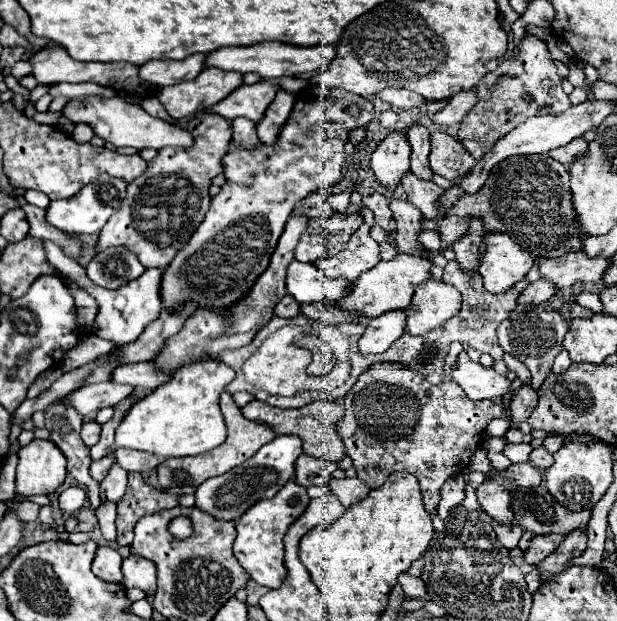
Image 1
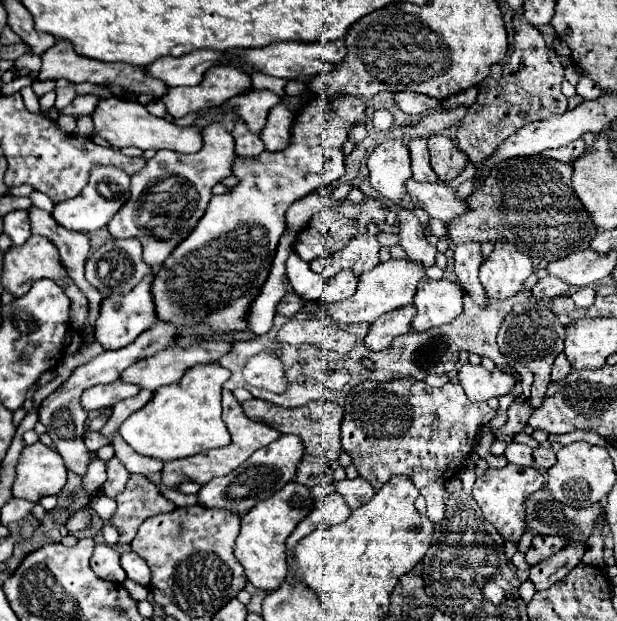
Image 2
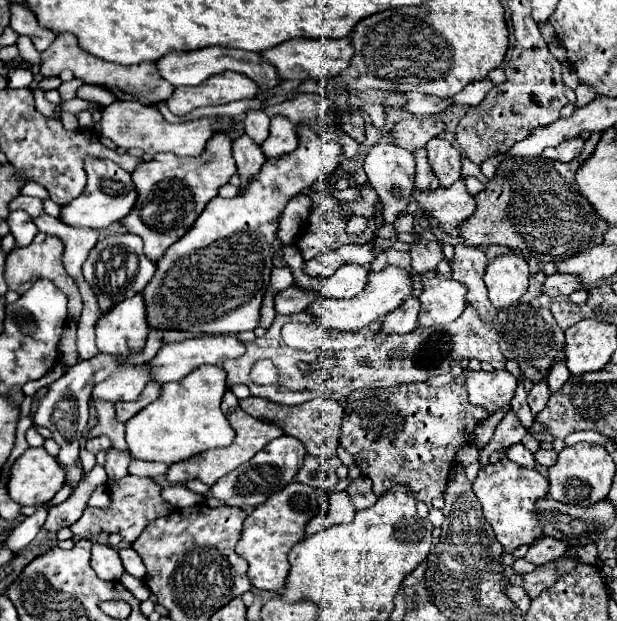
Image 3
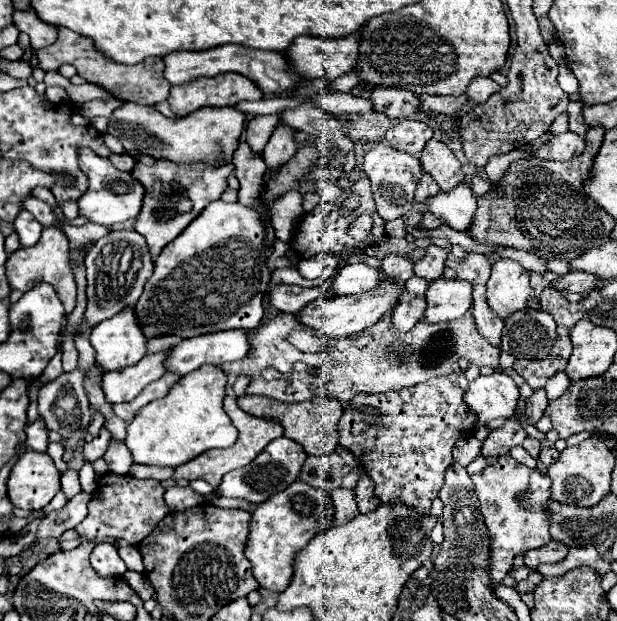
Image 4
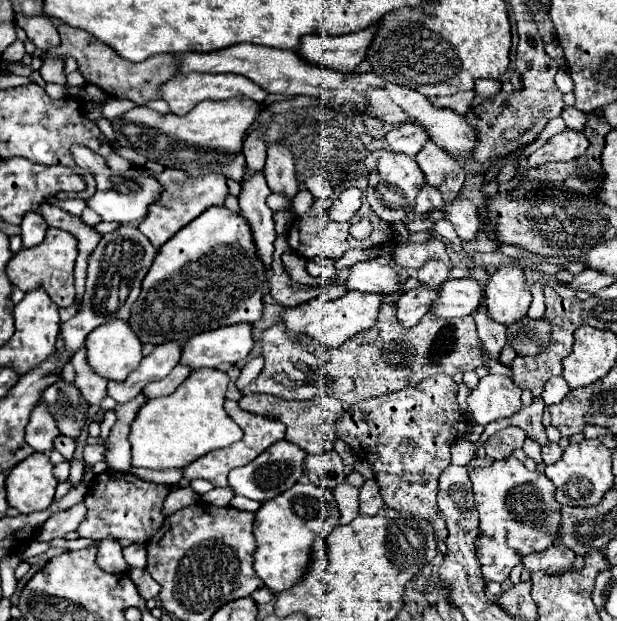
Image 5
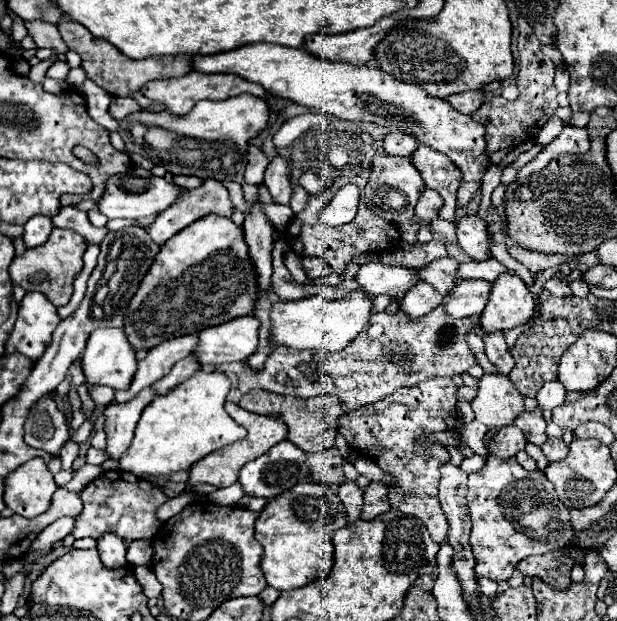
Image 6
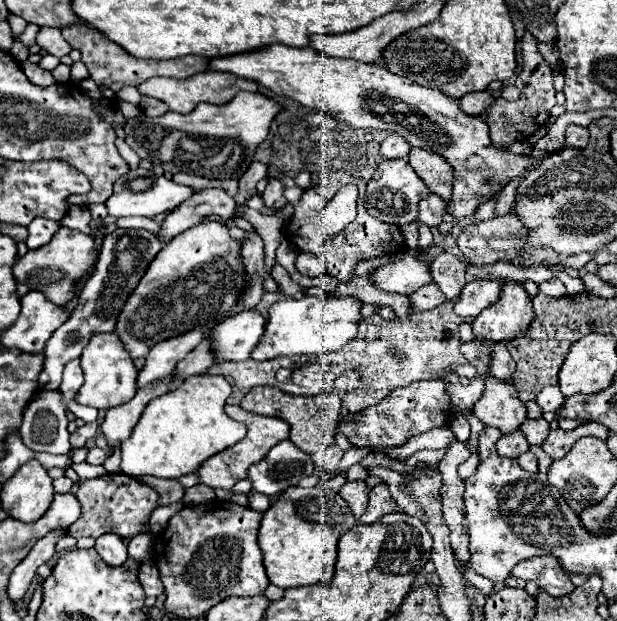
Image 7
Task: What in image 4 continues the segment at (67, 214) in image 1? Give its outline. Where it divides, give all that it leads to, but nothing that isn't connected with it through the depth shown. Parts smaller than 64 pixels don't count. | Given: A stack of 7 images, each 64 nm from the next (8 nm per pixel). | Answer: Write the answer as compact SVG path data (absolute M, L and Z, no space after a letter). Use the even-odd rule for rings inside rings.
M88 148L80 150L80 168L84 170L90 182L88 182L88 192L78 198L78 216L102 226L112 226L136 218L142 206L144 188L140 186L138 180L130 176L130 172L120 172L108 158L100 158Z

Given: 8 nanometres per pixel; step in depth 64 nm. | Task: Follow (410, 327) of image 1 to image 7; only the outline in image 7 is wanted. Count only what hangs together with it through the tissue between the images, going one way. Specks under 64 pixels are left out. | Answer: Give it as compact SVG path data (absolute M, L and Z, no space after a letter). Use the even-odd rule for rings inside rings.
M472 280L464 284L460 296L452 302L456 316L464 320L474 320L486 306L498 300L500 282L496 280Z

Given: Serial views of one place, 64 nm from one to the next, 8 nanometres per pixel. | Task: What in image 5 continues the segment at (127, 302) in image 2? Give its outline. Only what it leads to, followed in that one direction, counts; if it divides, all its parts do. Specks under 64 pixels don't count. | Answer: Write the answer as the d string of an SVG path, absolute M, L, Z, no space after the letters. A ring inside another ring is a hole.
M126 320L92 330L86 340L88 364L106 380L124 380L142 360L142 344Z

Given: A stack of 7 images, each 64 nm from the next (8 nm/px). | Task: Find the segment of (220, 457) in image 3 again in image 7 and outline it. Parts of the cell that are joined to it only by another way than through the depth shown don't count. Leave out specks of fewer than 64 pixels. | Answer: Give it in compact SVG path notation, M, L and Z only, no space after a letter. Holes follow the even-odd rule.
M226 406L226 414L242 424L246 424L248 428L248 434L244 440L236 442L234 446L210 456L200 468L198 468L198 484L206 484L210 488L224 488L224 490L230 490L238 480L242 480L246 476L246 470L248 466L256 464L258 460L262 460L266 456L266 452L276 446L278 442L286 440L288 438L288 432L290 432L290 426L280 420L280 418L270 418L270 416L260 416L260 414L250 414L246 410L242 410L240 406Z

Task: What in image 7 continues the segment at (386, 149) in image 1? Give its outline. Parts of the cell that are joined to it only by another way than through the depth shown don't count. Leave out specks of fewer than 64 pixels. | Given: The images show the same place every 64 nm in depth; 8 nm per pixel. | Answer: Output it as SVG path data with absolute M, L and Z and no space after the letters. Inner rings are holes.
M380 160L380 164L374 170L372 180L368 182L366 188L366 210L386 222L386 224L396 224L396 226L404 226L416 220L418 214L418 202L428 196L430 190L428 186L420 180L420 176L412 170L410 164L406 164L406 160Z

